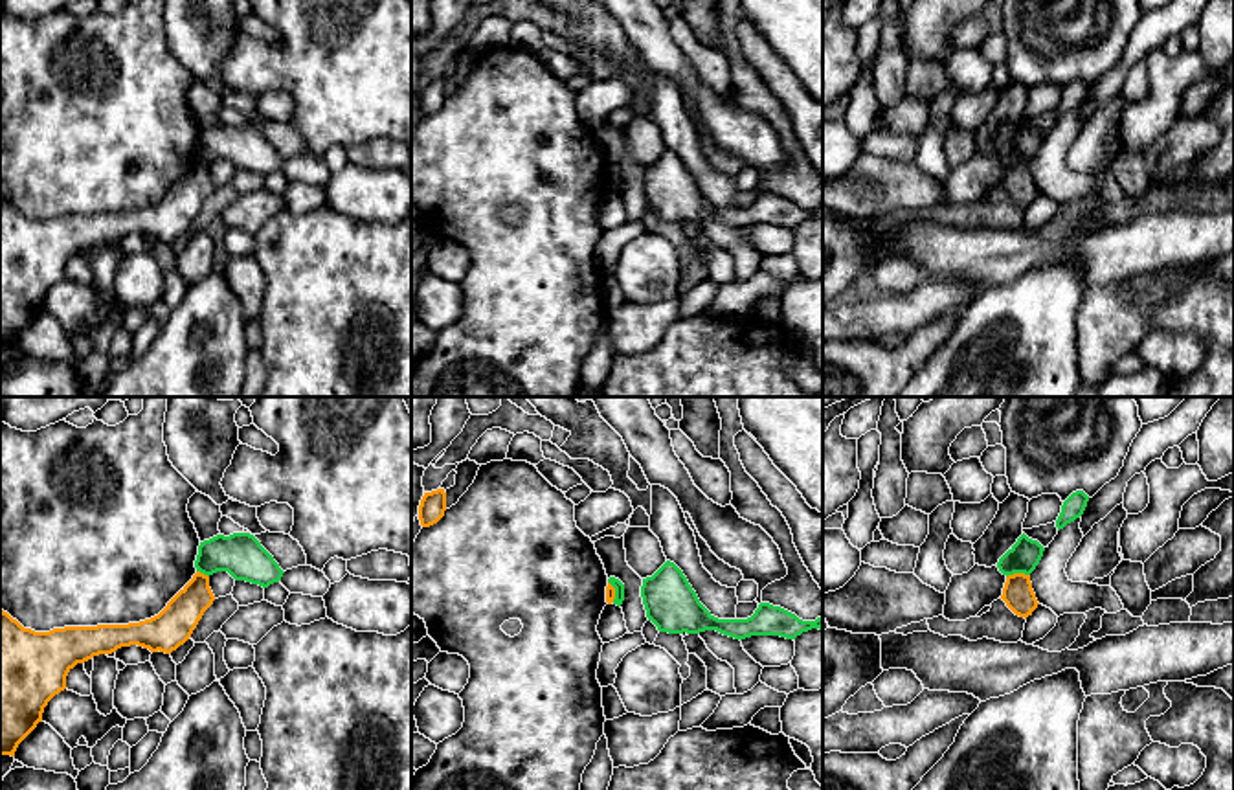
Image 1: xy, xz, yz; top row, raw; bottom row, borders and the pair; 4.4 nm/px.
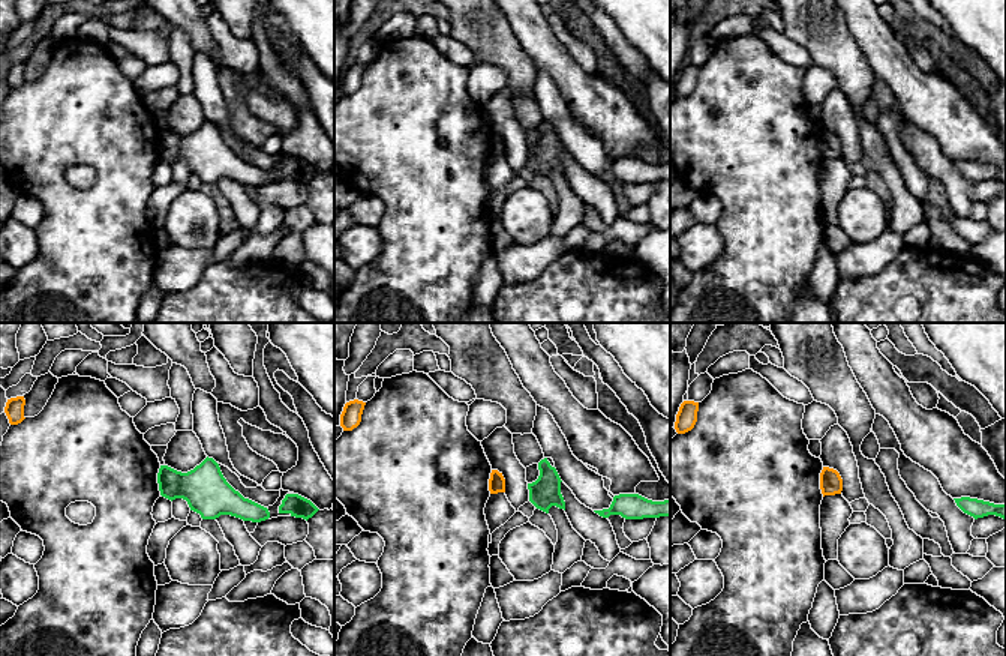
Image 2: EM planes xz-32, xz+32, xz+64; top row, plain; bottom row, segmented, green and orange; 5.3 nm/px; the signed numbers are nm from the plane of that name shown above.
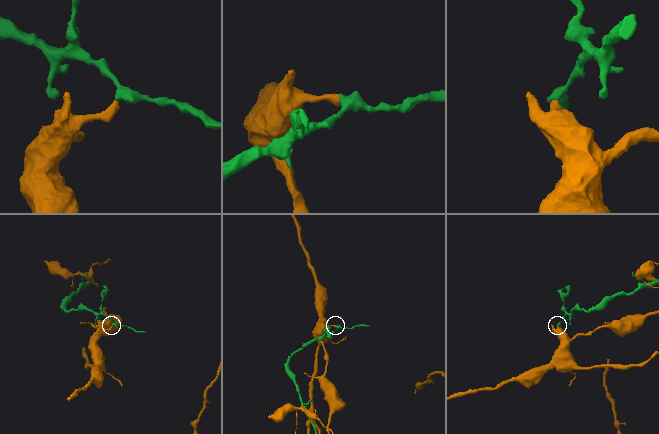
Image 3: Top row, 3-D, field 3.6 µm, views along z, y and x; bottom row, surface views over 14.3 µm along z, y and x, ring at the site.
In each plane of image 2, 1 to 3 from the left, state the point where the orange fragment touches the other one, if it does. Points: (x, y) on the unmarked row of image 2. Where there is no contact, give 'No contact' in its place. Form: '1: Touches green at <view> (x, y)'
1: No contact
2: No contact
3: No contact

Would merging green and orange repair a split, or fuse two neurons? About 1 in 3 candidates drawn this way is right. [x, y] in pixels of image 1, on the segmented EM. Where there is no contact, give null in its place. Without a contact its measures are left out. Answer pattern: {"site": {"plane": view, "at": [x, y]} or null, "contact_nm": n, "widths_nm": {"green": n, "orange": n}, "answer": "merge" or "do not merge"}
{"site": {"plane": "yz", "at": [1018, 572]}, "contact_nm": 110, "widths_nm": {"green": 140, "orange": 140}, "answer": "do not merge"}

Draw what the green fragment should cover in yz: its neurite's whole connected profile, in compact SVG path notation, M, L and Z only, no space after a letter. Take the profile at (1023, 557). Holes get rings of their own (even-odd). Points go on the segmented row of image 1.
M1025 533L1017 542L999 559L997 568L1003 575L1025 573L1030 575L1043 557L1045 547L1028 538Z

